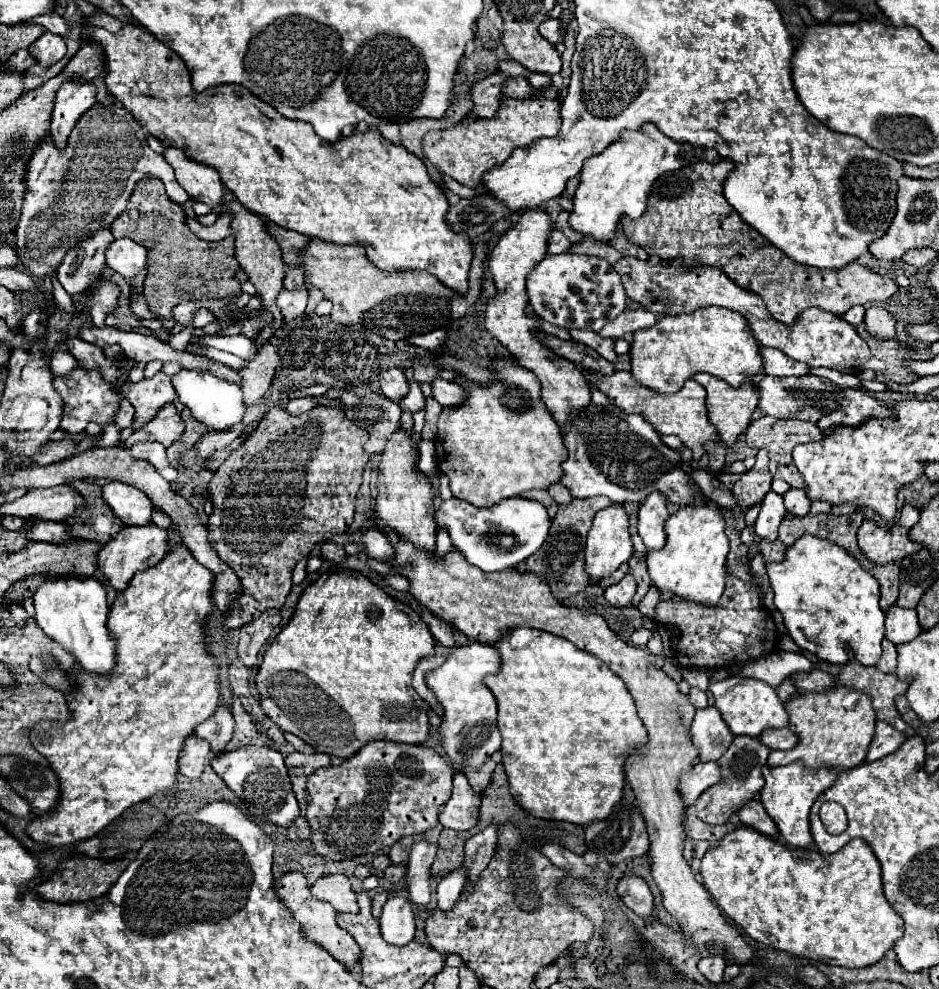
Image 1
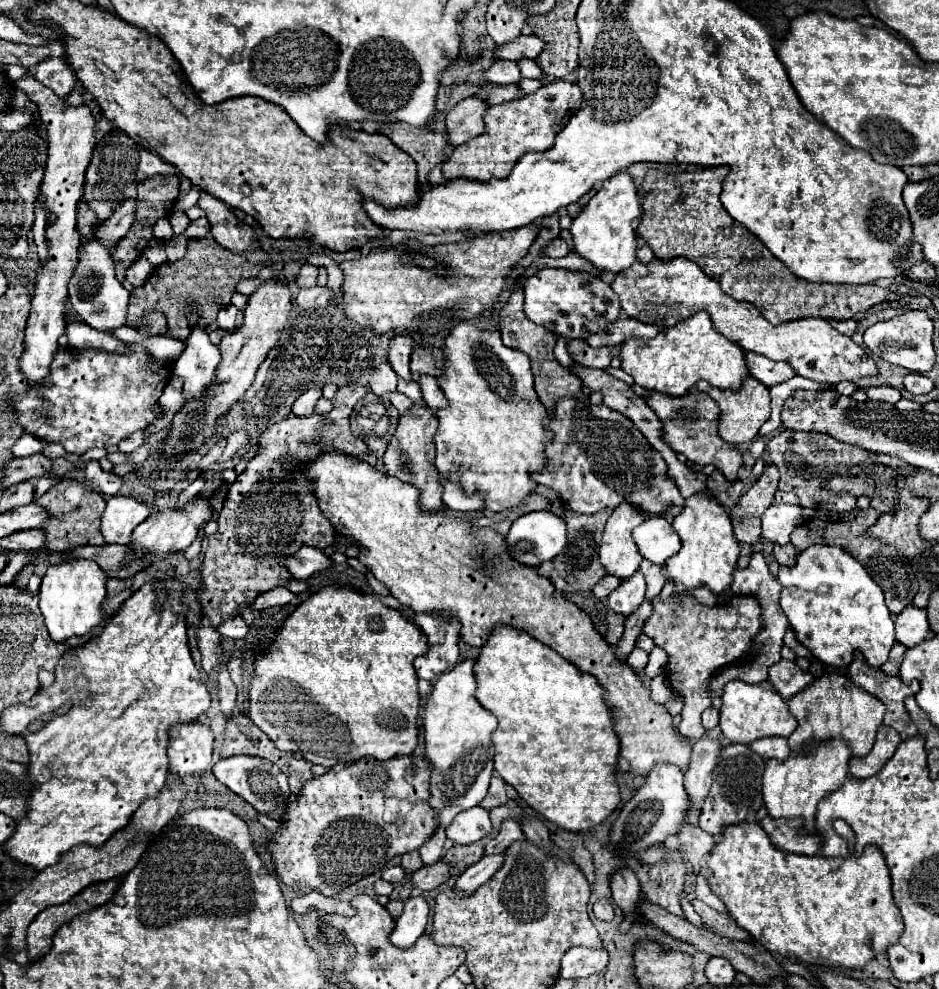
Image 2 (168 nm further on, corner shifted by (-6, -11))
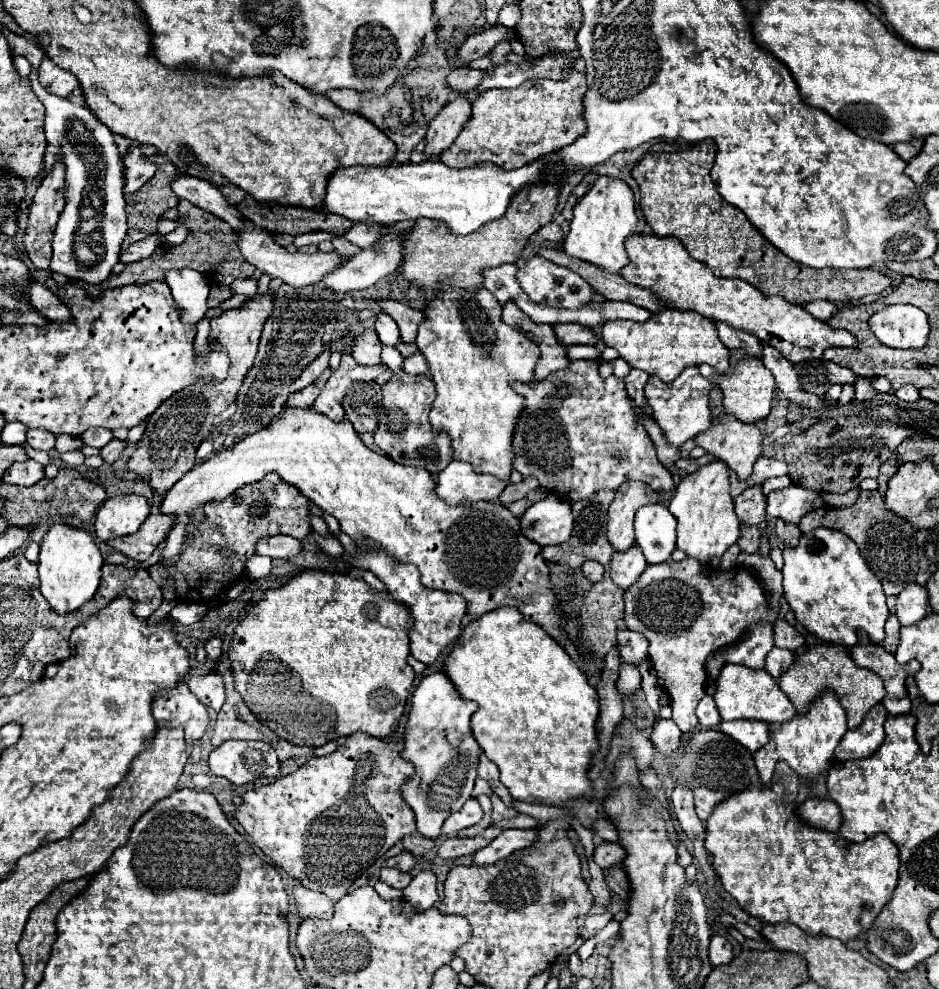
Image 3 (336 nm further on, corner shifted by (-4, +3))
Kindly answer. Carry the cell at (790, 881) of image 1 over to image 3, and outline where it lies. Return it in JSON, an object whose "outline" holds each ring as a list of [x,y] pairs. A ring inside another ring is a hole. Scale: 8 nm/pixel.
{"outline":[[[780,760],[770,784],[746,788],[714,808],[710,820],[706,820],[704,846],[724,890],[734,896],[750,916],[770,924],[792,922],[808,934],[826,934],[846,944],[848,940],[864,936],[878,912],[890,900],[898,884],[898,848],[888,840],[886,834],[876,834],[862,844],[852,844],[840,838],[836,832],[824,832],[806,826],[806,822],[802,822],[794,812],[794,808],[798,808],[798,788],[798,774]]]}

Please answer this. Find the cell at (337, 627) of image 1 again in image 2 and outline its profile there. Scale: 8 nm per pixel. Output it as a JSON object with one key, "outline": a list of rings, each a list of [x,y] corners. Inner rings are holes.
{"outline":[[[326,586],[312,594],[308,600],[304,600],[284,622],[278,636],[266,650],[262,658],[254,664],[254,676],[250,682],[250,718],[252,722],[276,744],[278,750],[284,752],[300,752],[308,762],[320,764],[326,768],[334,766],[348,766],[356,762],[358,758],[372,756],[378,760],[390,760],[396,756],[412,754],[418,746],[418,710],[420,710],[420,698],[418,698],[418,676],[414,670],[414,658],[428,652],[428,642],[424,632],[408,618],[404,618],[398,610],[384,606],[374,594],[362,594],[346,586]]]}

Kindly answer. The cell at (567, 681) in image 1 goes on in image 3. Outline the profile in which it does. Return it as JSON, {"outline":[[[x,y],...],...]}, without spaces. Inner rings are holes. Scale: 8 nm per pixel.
{"outline":[[[516,608],[488,612],[466,624],[460,640],[444,660],[442,670],[464,700],[478,704],[478,710],[470,720],[472,734],[484,754],[500,768],[500,782],[514,800],[560,806],[592,792],[588,766],[590,758],[600,748],[594,728],[598,718],[598,694],[588,684],[588,676],[580,666],[544,632],[542,626],[524,620]]]}

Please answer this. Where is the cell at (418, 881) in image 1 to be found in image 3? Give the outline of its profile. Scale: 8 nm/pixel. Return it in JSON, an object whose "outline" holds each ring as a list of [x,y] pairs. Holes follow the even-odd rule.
{"outline":[[[444,672],[424,676],[412,694],[404,748],[400,754],[404,760],[414,764],[414,774],[406,784],[402,784],[402,798],[416,816],[416,830],[426,838],[438,838],[444,820],[462,808],[472,794],[478,776],[478,756],[482,752],[470,732],[470,716],[476,708],[474,702],[458,696],[458,690],[452,688]]]}

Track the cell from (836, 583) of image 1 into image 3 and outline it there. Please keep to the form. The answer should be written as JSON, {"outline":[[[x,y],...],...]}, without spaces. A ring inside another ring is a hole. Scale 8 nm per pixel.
{"outline":[[[818,528],[814,532],[802,534],[798,546],[784,548],[782,576],[784,576],[784,596],[790,608],[794,610],[796,620],[820,640],[850,648],[854,646],[854,632],[858,628],[866,630],[866,634],[870,636],[870,640],[874,640],[874,644],[880,644],[884,640],[884,622],[890,614],[886,606],[886,594],[882,590],[882,584],[876,580],[876,576],[860,556],[858,546],[846,534],[828,528]]]}

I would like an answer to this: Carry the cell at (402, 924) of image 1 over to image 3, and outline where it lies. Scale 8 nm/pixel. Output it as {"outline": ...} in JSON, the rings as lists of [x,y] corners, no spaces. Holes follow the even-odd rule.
{"outline":[[[424,870],[418,876],[414,876],[414,880],[408,884],[408,888],[404,890],[404,898],[410,906],[414,906],[416,910],[424,912],[428,908],[434,906],[434,902],[438,900],[438,892],[436,892],[436,874],[432,870]]]}

